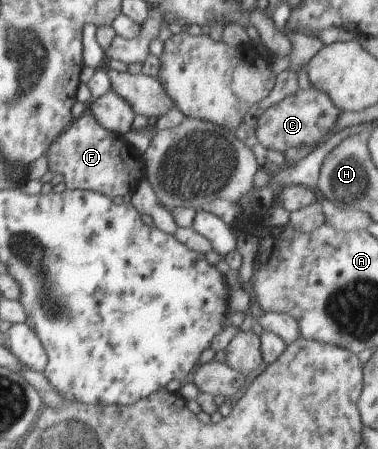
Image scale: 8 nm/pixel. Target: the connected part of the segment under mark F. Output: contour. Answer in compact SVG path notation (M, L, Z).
M89 111L77 119L71 119L71 125L48 147L47 161L48 169L54 175L63 175L69 190L95 191L110 198L132 194L139 181L146 177L143 156L118 133L101 127Z

